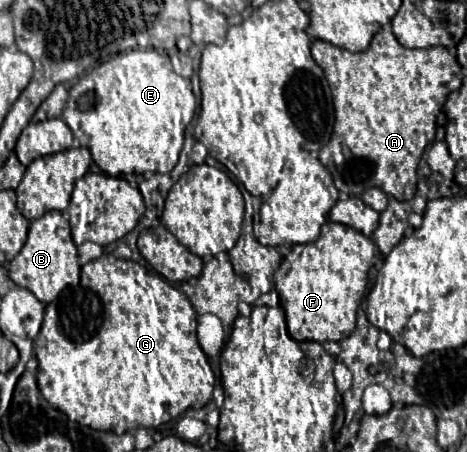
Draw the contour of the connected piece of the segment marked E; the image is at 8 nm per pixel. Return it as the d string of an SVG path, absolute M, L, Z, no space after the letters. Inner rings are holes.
M131 50L117 54L111 60L99 64L69 90L69 100L63 110L63 120L71 128L73 136L87 146L95 164L111 174L143 174L143 172L171 172L179 160L183 148L185 127L197 108L189 82L173 72L169 56L161 56L155 50Z

